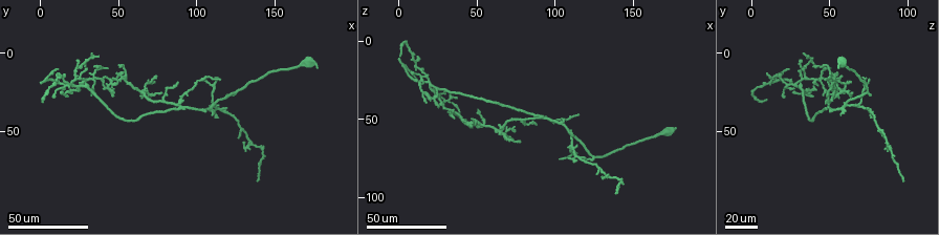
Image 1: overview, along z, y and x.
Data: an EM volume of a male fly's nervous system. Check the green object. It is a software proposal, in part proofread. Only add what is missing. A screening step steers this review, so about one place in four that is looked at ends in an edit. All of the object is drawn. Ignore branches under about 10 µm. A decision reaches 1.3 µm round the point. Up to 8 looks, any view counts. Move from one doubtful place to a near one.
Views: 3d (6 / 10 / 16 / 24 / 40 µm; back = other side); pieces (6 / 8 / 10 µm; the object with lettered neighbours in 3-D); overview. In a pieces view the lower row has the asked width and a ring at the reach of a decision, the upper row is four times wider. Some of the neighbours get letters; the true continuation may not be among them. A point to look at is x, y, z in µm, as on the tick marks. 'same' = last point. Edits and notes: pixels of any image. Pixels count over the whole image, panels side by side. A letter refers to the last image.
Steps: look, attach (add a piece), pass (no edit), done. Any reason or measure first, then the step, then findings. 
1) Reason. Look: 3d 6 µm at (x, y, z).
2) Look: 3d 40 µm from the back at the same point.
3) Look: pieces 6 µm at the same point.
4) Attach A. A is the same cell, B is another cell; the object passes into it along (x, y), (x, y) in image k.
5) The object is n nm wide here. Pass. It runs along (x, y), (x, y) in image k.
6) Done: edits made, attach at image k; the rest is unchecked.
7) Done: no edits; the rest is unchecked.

Branch stops here. Look: 3d 40 µm at (2, 20, 12).

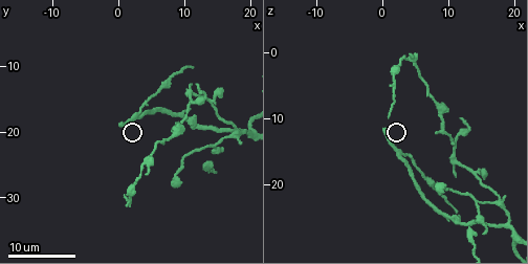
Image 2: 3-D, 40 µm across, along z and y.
Look: pieces 10 µm at (0.0, 19.0, 11.5).

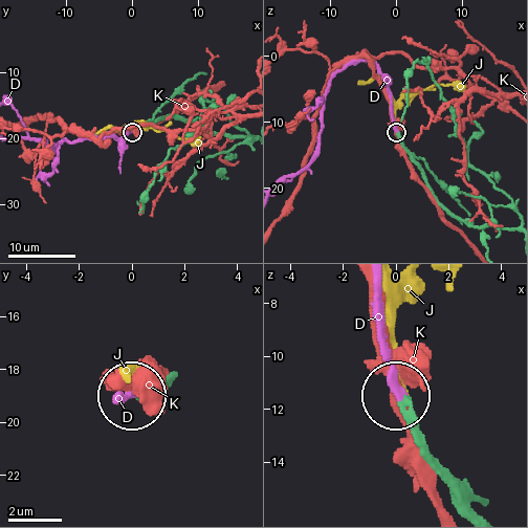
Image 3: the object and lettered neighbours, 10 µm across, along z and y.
Attach D. D is the same cell, J and K are other cells; it goes on there.

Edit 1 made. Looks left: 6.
Free end. Look: 3d 24 µm at (78, 26, 64).

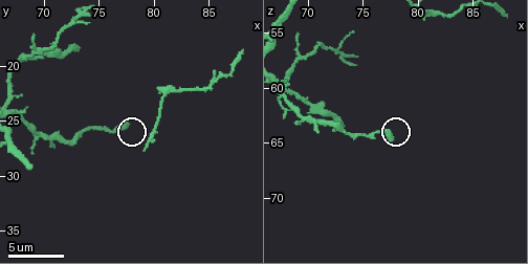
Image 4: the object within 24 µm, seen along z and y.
Look: pieces 8 µm at (77.6, 25.4, 64.4).

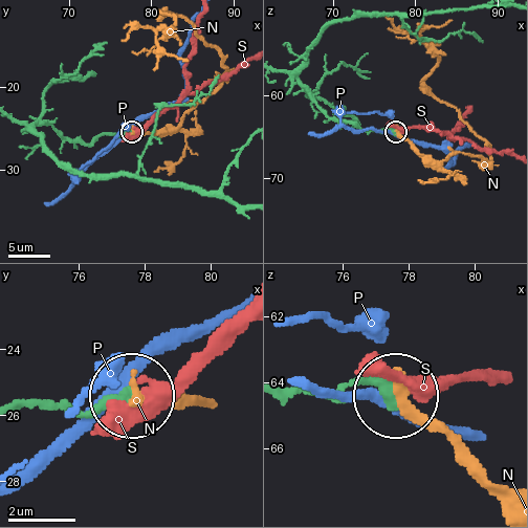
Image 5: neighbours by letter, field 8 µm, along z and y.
Pass. N, P and S are other cells; it runs along (21, 411), (88, 411), (128, 396) in image 5; none of them fits.

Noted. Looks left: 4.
An open end. Look: 3d 24 µm at (12.0, 12.5, 10.0).

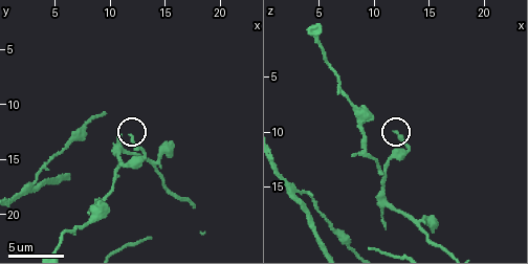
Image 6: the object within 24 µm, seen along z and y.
Look: pieces 6 µm at (12.0, 13.0, 10.0).

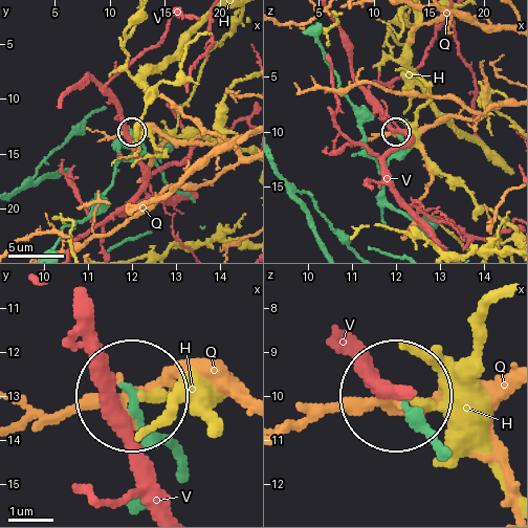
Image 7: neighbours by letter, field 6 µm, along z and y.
The object is 170 nm wide here. Pass. H, Q and V are other cells; none of them fits.

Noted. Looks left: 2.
Free end. Look: 3d 24 µm at (34, 0, 32).

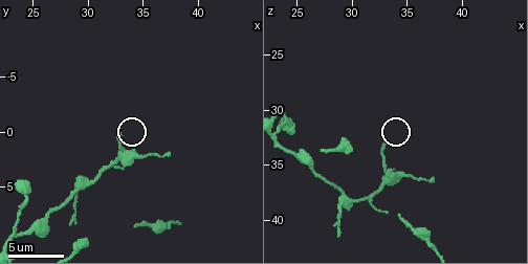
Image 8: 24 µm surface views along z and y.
Look: pieces 8 µm at (32.8, 0.0, 33.2).

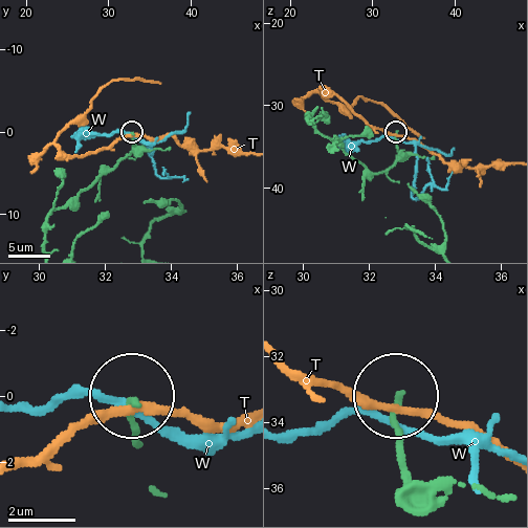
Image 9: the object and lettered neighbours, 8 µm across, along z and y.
Pass. T and W are other cells; it runs along (139, 443), (130, 398) in image 9; no lettered piece goes on from it.

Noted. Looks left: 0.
Done: edits made, attach at image 3; the rest is unchecked.

